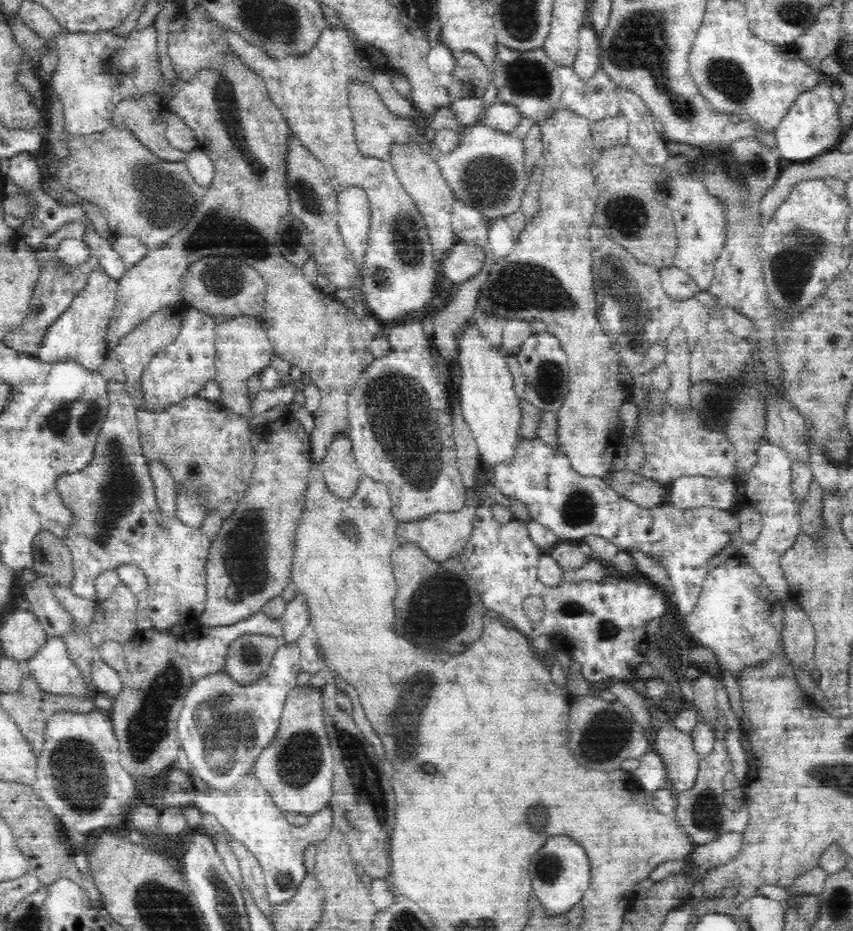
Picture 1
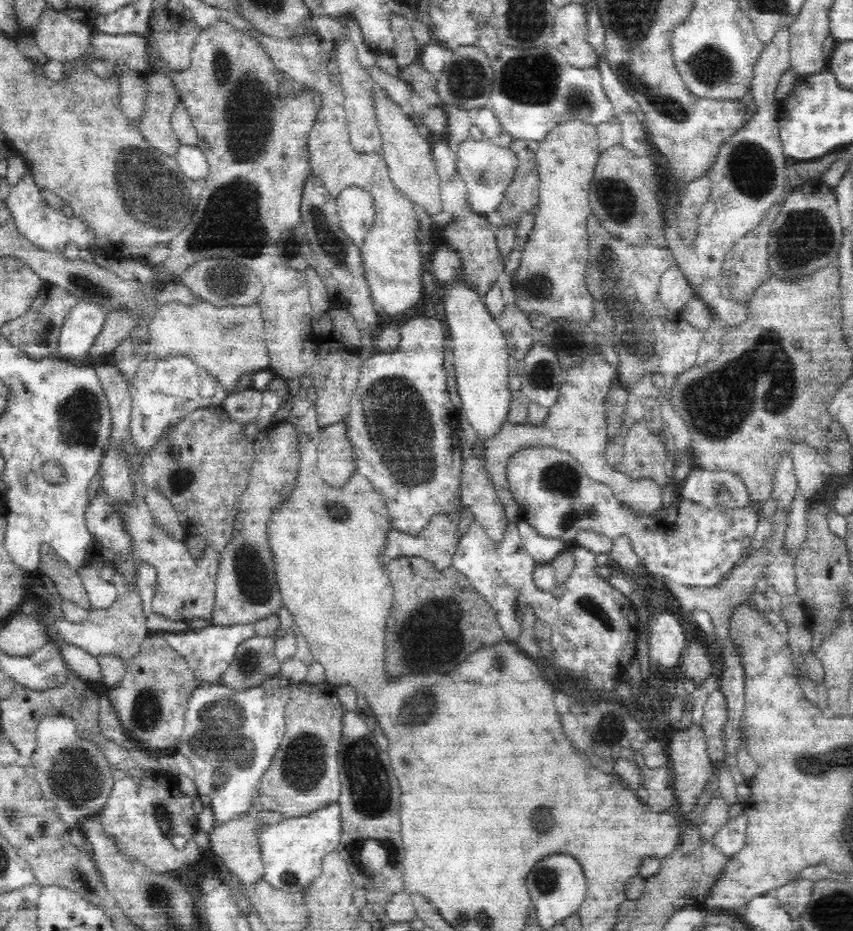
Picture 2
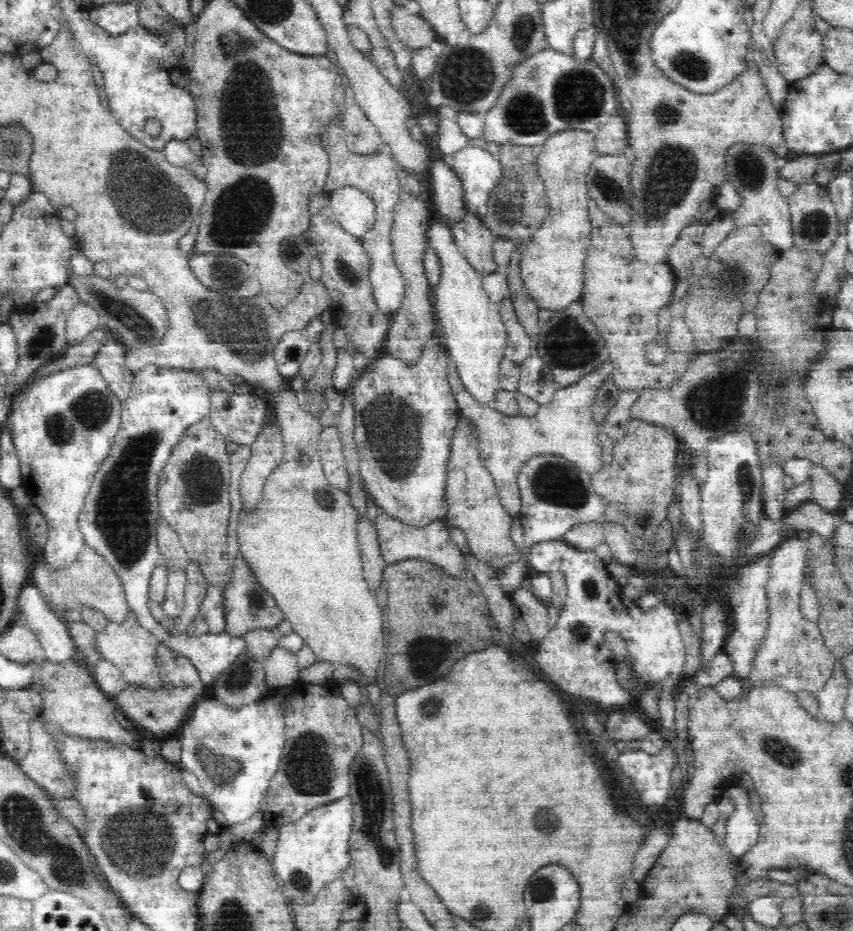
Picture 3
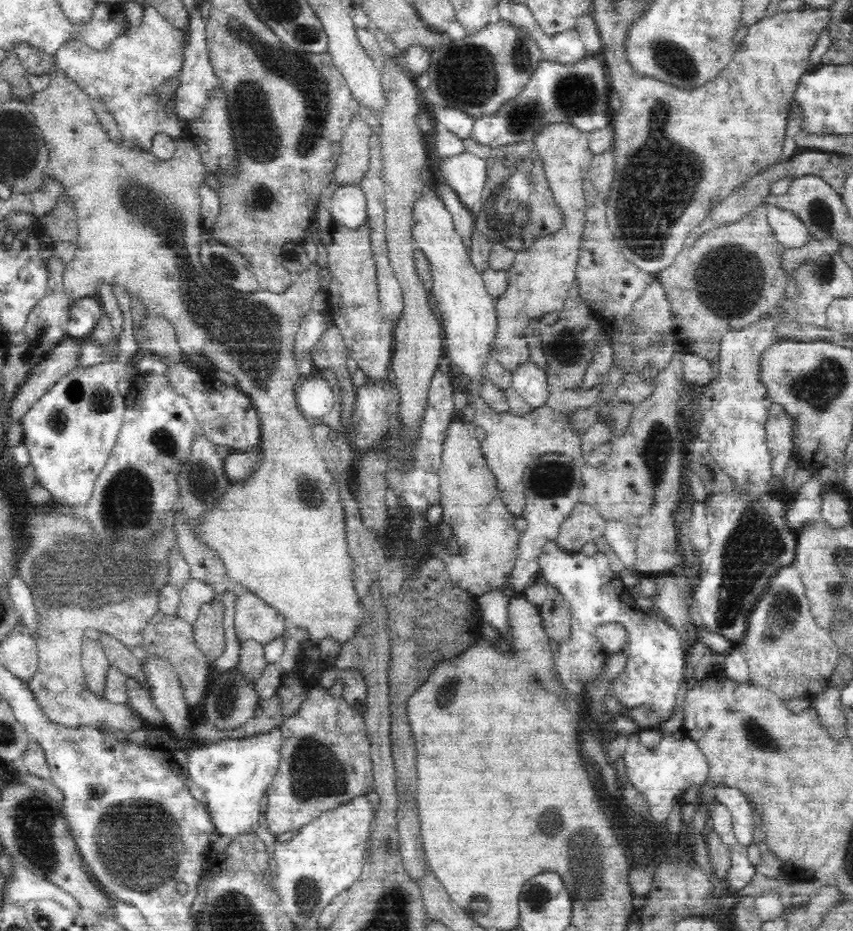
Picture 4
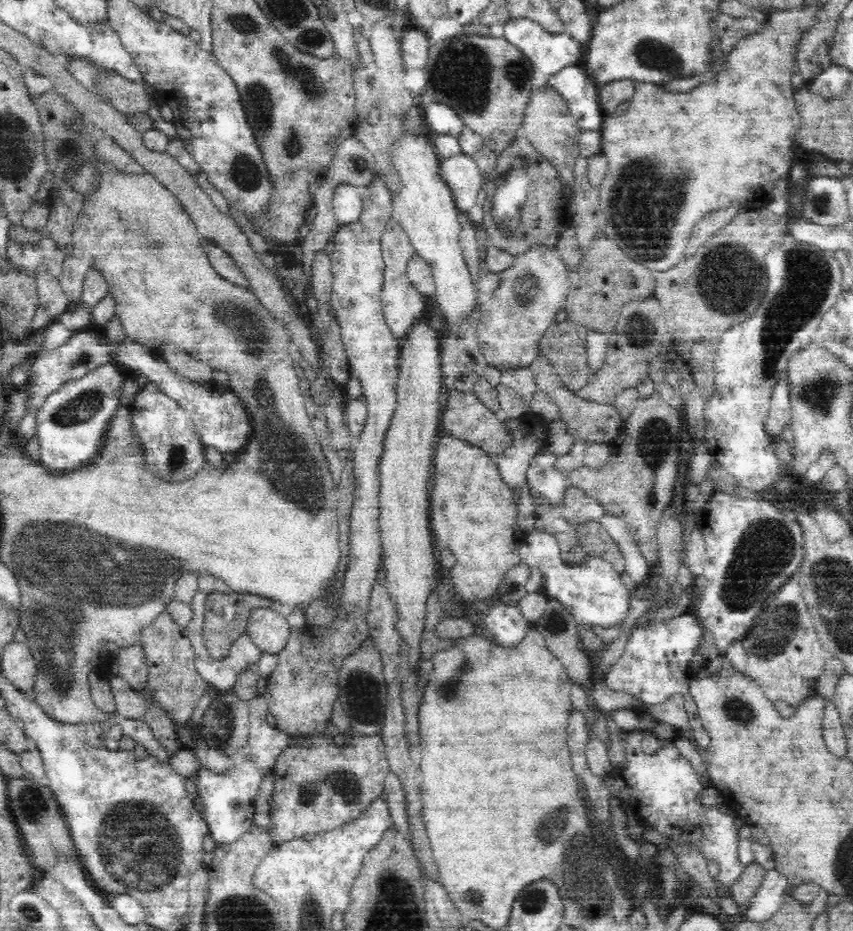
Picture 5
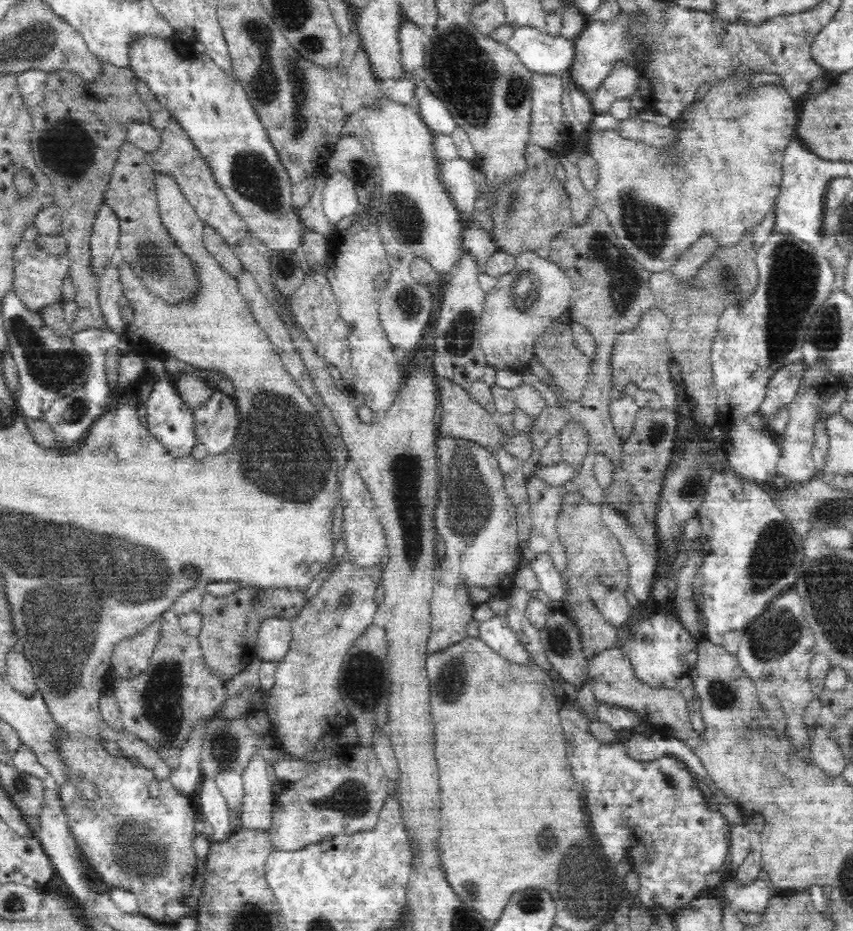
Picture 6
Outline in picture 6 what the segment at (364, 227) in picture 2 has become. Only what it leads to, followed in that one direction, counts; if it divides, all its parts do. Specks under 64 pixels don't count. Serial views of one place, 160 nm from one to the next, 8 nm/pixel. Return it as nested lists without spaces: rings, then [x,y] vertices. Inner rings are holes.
[[[340,173],[329,178],[321,192],[321,198],[323,199],[323,212],[328,218],[328,222],[335,225],[342,218],[356,214],[361,205],[361,200],[352,181]]]

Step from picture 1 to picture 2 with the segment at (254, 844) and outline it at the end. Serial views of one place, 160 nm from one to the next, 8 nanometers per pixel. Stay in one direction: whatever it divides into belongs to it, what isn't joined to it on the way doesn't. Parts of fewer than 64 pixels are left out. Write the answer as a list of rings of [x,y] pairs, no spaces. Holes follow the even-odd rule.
[[[253,799],[246,810],[235,815],[234,820],[244,821],[251,826],[265,870],[263,880],[277,892],[297,892],[307,888],[320,874],[320,858],[336,849],[340,834],[340,808],[336,801],[324,808],[312,811],[308,816],[290,817],[286,822],[264,821],[263,805]]]

